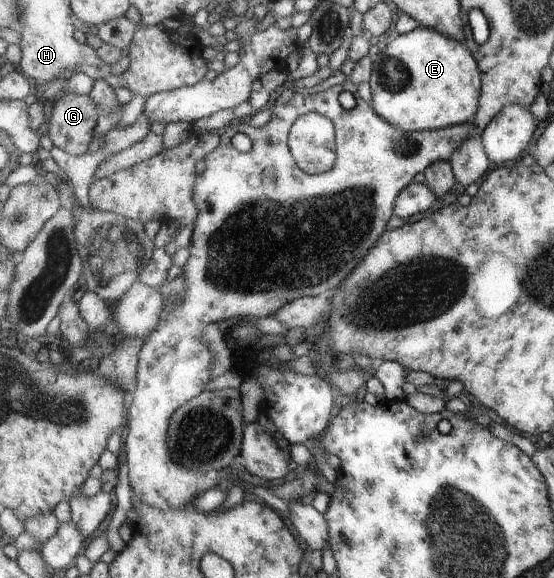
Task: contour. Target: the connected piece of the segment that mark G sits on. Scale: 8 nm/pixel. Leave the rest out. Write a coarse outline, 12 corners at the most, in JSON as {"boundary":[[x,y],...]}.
{"boundary":[[67,92],[46,132],[72,155],[89,153],[101,115],[89,94]]}

